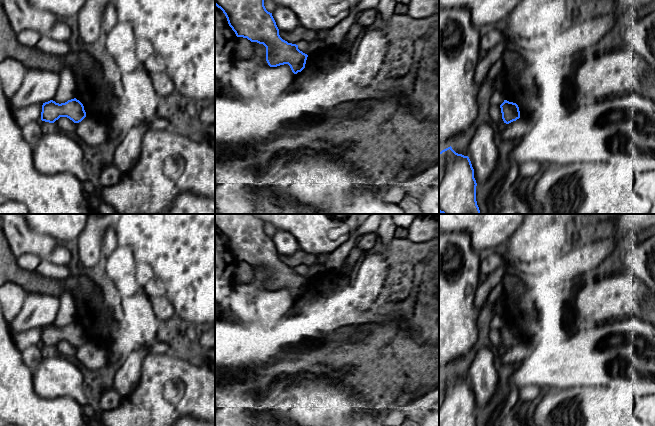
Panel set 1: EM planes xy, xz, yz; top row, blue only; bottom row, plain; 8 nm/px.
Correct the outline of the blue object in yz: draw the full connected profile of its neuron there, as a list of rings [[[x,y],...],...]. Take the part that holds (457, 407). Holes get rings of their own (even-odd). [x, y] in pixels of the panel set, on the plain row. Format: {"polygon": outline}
{"polygon": [[[451,370],[439,376],[439,426],[477,426],[476,410],[468,380],[456,377]]]}

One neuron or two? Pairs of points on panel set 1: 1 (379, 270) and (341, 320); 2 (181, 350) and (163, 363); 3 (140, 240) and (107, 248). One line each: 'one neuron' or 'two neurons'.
1: two neurons
2: two neurons
3: two neurons

